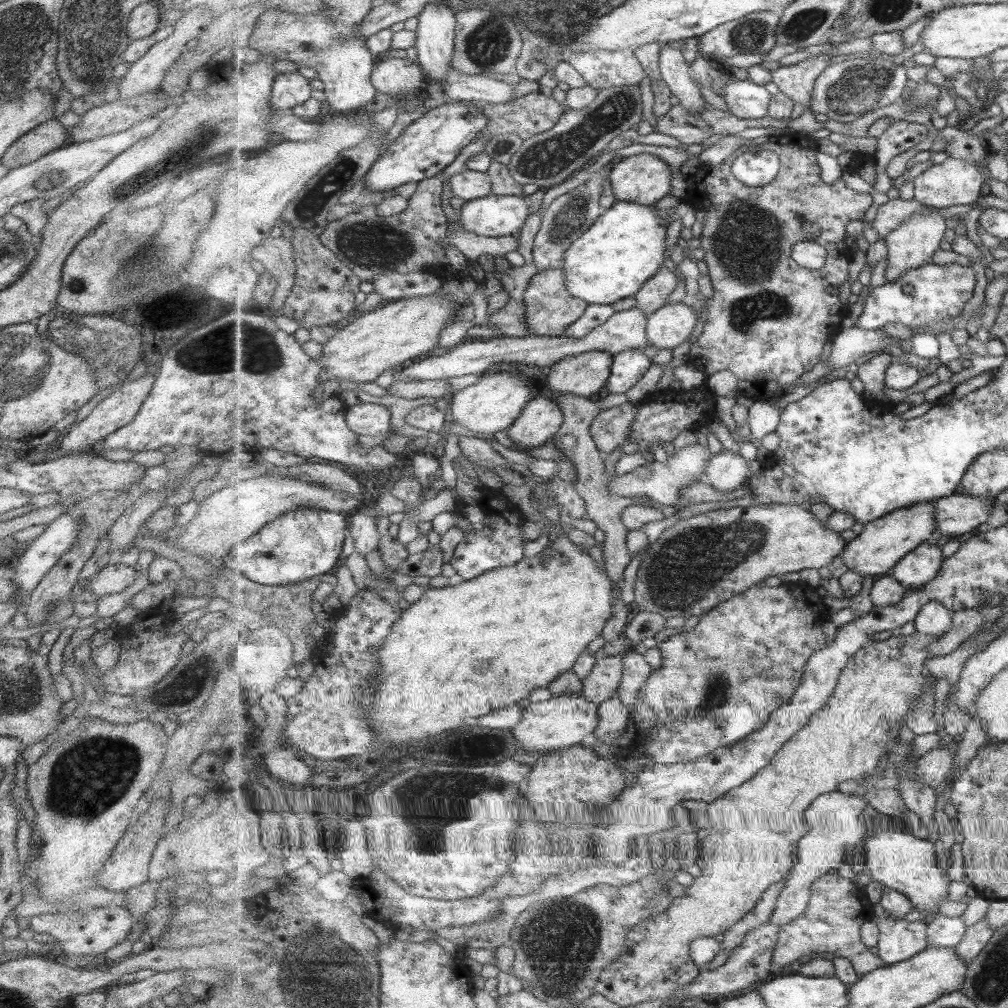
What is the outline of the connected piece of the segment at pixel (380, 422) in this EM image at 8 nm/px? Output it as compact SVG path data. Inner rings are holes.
M359 403L348 407L348 423L358 435L377 436L388 429L390 412L384 405Z

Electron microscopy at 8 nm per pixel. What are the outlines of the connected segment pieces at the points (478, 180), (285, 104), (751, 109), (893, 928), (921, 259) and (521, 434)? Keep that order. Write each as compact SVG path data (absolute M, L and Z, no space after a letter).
M466 168L448 180L451 192L465 201L489 196L492 193L491 176Z
M281 73L275 79L272 88L272 107L279 113L290 113L291 108L305 104L313 94L309 80L299 74Z
M744 79L728 82L720 96L738 118L765 118L770 111L772 94L766 85Z
M874 917L881 929L878 954L887 965L894 965L927 950L928 924L923 920L908 922L890 917Z
M923 211L908 218L903 226L899 226L892 234L889 234L887 248L889 255L887 258L886 280L891 282L909 274L909 270L917 270L929 264L933 264L932 258L935 252L941 248L941 241L945 238L947 230L947 220L941 213Z
M535 397L509 428L508 436L521 448L535 448L549 442L564 420L564 410L553 398Z

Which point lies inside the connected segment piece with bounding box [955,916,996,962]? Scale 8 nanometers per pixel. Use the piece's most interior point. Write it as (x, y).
(978, 936)

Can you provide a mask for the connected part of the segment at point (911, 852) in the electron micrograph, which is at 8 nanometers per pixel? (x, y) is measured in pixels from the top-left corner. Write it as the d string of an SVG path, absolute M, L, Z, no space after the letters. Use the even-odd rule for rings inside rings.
M883 832L883 834L867 835L864 839L865 865L870 878L882 882L904 894L915 908L923 912L923 916L938 915L944 902L950 898L951 877L939 868L937 852L929 840L917 835L903 832Z

